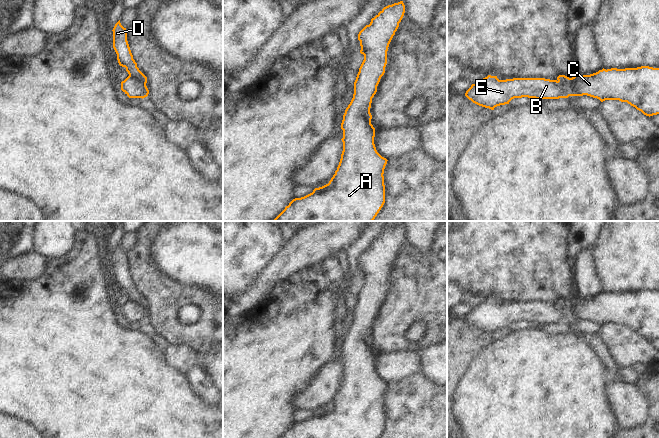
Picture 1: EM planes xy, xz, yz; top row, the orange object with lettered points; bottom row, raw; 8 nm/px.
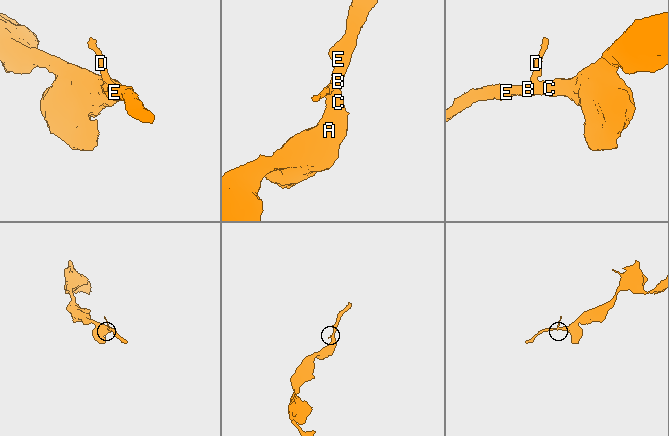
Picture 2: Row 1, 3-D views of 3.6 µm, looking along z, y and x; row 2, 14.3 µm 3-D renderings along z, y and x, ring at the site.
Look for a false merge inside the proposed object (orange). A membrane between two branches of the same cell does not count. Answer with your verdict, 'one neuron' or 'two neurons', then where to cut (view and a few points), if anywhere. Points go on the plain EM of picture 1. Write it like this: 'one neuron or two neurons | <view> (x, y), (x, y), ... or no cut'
two neurons | yz (558, 304), (562, 309), (563, 321)

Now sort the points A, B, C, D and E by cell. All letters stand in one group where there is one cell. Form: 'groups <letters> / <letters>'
groups A B C E / D

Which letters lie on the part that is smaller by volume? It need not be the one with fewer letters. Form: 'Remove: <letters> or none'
Remove: D

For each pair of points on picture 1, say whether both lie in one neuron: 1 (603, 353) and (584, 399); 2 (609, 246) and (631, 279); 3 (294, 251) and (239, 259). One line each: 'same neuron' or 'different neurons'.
1: different neurons
2: same neuron
3: different neurons

